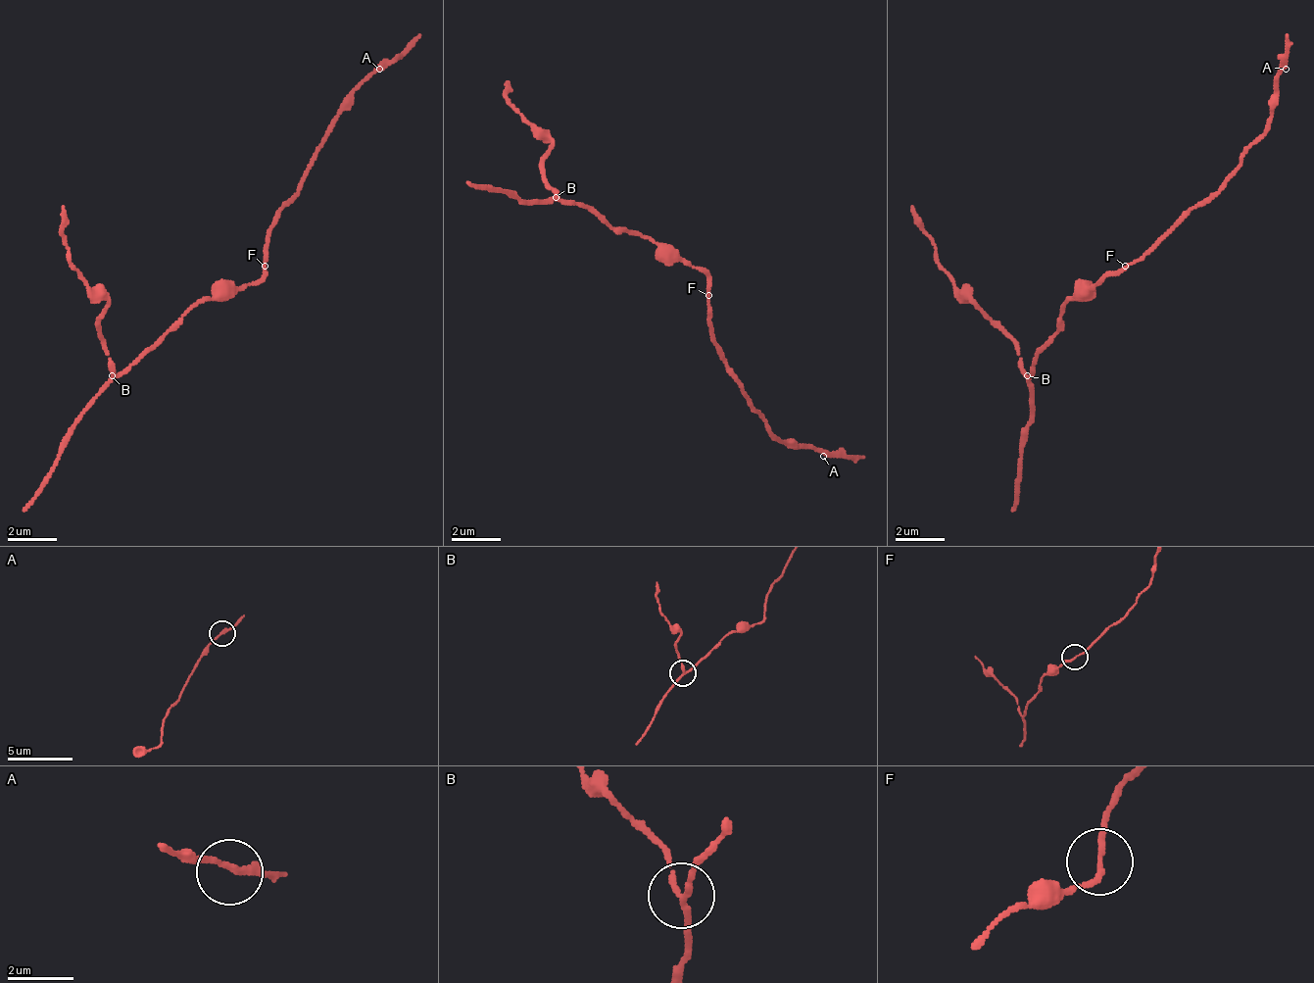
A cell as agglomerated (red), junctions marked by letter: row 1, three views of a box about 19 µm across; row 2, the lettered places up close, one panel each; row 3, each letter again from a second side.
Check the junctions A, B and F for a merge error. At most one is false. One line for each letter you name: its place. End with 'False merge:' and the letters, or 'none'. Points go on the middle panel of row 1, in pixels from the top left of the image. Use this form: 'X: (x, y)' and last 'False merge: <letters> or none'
B: (556, 197)
False merge: B

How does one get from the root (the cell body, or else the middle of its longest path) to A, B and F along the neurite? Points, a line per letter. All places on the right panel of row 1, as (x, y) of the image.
A: (1090, 289), (1108, 276), (1120, 276), (1144, 258), (1242, 161), (1267, 130), (1273, 81), (1286, 69)
B: (1090, 289), (1078, 289), (1065, 301), (1065, 319), (1035, 350), (1035, 368), (1029, 374)
F: (1090, 289), (1095, 282), (1114, 276), (1126, 265)

